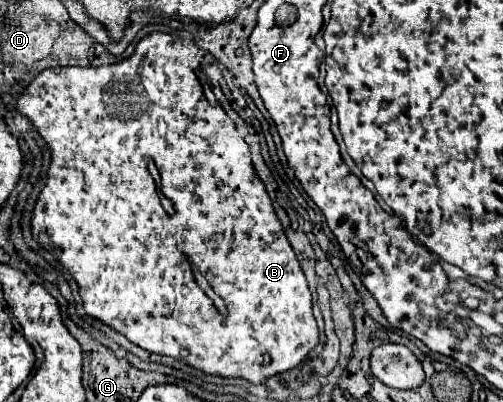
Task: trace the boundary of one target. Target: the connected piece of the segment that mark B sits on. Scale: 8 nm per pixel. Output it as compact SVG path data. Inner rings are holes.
M153 32L145 36L139 44L137 50L131 58L121 60L111 66L101 66L101 68L81 68L81 66L65 66L65 68L47 68L43 70L27 88L27 94L23 92L19 96L17 110L25 114L33 126L39 130L39 134L45 138L45 142L51 148L51 168L49 168L49 178L39 194L37 206L33 210L33 232L47 232L53 244L61 248L59 262L69 268L71 276L79 284L79 294L83 298L85 312L93 318L99 318L107 326L115 328L121 332L127 340L133 344L155 352L155 354L165 354L173 356L177 360L183 360L185 364L203 370L205 374L219 374L227 378L245 378L253 384L263 384L269 376L285 372L289 368L295 368L309 350L315 348L319 340L319 328L315 324L313 312L311 312L311 292L307 288L305 274L297 262L297 256L285 238L285 232L281 228L279 218L273 212L271 200L263 188L263 182L253 170L251 158L249 158L249 146L245 144L243 136L239 134L235 126L235 116L229 116L229 112L223 108L223 98L213 100L205 94L205 60L203 54L199 52L197 44L193 42L193 36L189 32L183 34L163 34L163 32ZM147 158L151 158L161 174L161 184L163 184L163 194L169 198L173 204L173 216L165 214L161 200L157 198L157 188L155 182L147 170ZM193 272L201 272L213 292L225 302L227 314L221 314L213 300L199 288Z

